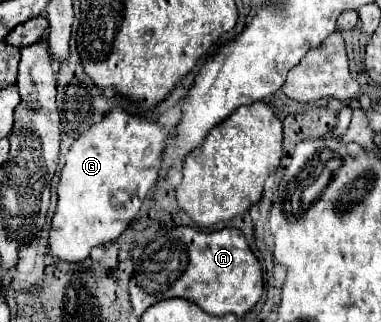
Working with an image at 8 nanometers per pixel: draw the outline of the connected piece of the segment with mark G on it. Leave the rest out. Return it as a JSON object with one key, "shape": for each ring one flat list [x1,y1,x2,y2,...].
{"shape":[[116,106,108,112,100,124,94,124,88,132,80,134,78,140,70,146,66,154,66,164,62,168,62,178,56,184,58,204,52,216,48,246,54,258,74,264,82,262,90,256,90,250,96,246,104,246,114,242,126,230,139,212,148,190,156,184,160,164,162,164,162,150,170,136,170,130,160,126,158,122,142,120,138,116,126,114]]}

